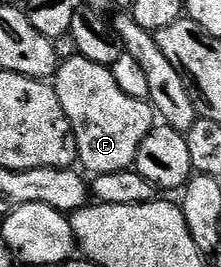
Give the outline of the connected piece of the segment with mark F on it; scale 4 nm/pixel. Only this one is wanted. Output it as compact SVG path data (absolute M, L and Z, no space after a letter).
M83 55L59 62L52 86L68 117L78 146L78 163L90 170L91 176L129 171L140 149L140 141L156 125L156 112L147 100L128 97L116 85L113 70L105 63L88 61Z

